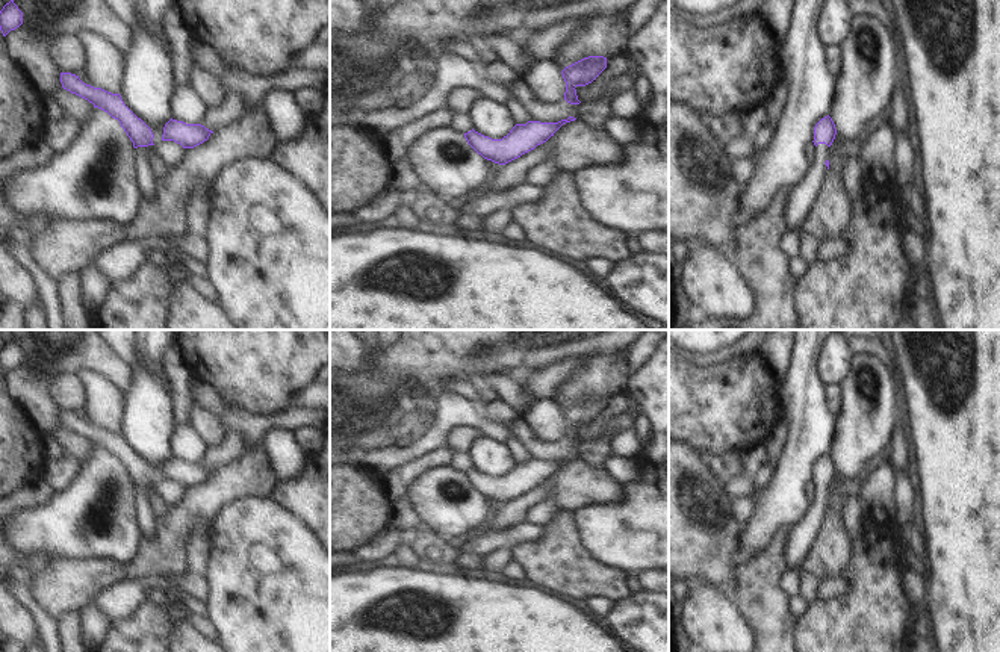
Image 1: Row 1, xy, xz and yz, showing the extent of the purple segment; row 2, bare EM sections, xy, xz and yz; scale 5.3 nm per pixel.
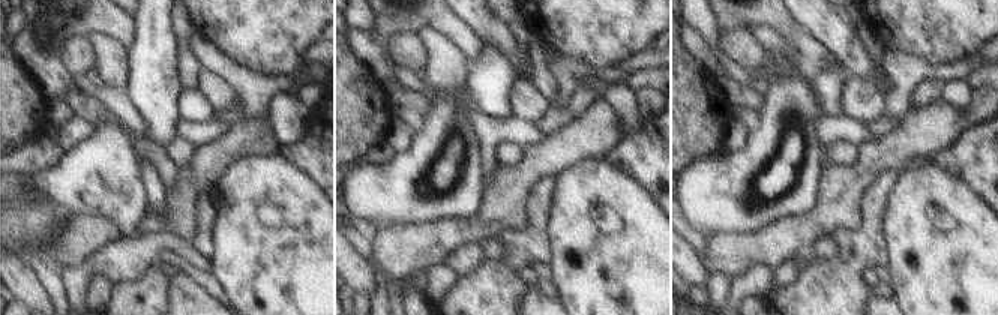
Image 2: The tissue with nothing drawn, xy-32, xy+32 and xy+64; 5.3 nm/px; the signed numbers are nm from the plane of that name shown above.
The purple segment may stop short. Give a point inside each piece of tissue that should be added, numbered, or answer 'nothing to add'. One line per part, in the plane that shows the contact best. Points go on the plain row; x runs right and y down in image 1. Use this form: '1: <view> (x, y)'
1: yz (802, 536)

